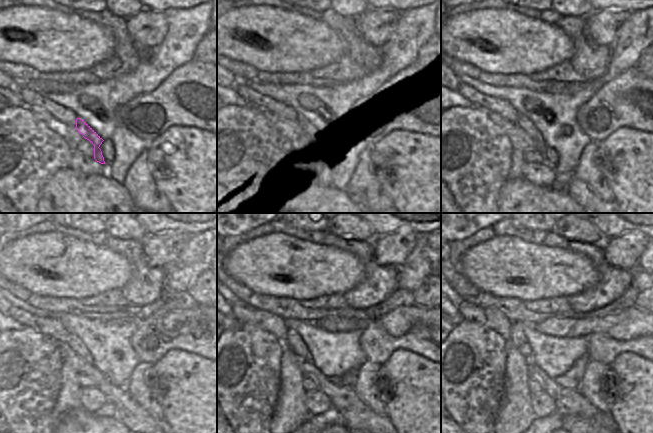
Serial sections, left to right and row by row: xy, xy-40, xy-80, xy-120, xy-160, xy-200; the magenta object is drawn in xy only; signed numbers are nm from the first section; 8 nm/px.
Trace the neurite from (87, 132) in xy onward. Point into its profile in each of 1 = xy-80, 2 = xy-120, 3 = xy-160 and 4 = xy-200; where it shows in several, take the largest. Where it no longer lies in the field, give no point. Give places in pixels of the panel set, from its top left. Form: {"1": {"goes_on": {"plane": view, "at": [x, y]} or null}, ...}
{"1": {"goes_on": {"plane": "xy-80", "at": [524, 122]}}, "2": {"goes_on": {"plane": "xy-120", "at": [75, 344]}}, "3": {"goes_on": {"plane": "xy-160", "at": [293, 340]}}, "4": {"goes_on": {"plane": "xy-200", "at": [517, 339]}}}

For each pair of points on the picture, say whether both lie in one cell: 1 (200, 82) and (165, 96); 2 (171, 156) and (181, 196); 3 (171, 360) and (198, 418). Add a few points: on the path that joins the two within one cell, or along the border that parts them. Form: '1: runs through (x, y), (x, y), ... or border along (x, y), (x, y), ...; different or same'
1: runs through (191, 91), (186, 96), (174, 96); same
2: runs through (181, 166), (182, 186); same
3: runs through (192, 360), (200, 363), (199, 397); same

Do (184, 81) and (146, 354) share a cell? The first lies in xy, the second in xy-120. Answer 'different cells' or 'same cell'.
same cell

